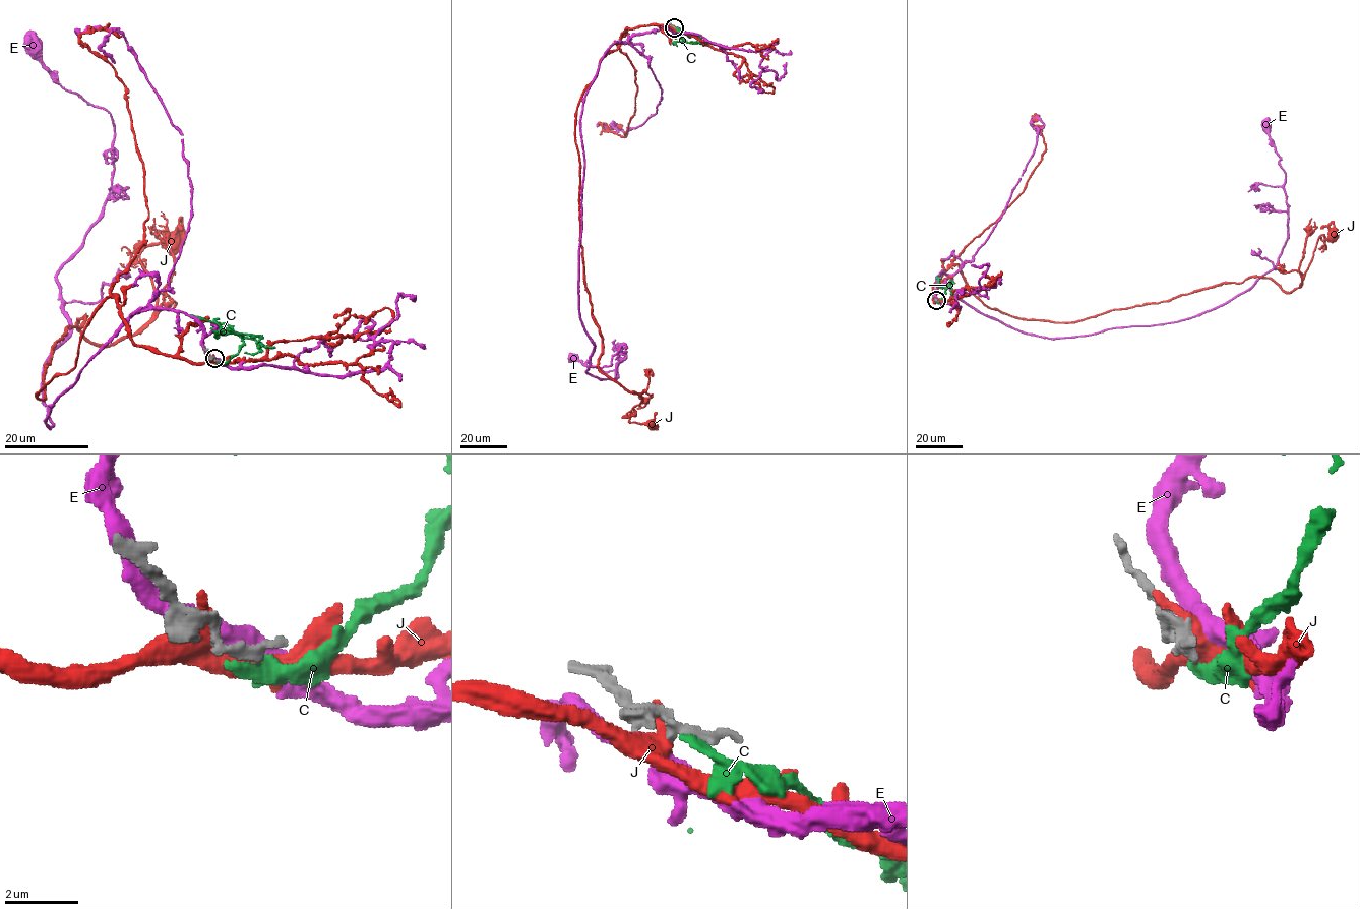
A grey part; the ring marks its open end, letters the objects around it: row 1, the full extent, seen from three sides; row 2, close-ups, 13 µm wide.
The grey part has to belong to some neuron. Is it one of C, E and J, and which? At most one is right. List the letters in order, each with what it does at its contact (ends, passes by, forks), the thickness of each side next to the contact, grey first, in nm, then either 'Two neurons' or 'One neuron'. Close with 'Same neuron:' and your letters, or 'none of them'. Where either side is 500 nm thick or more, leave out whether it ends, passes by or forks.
C: It ends there. Thickness 240 nm (grey) against 280 nm. Two neurons
E: It passes by. Thickness 320 nm (grey) against 460 nm. Two neurons
J: It passes by. Thickness 280 nm (grey) against 400 nm. Two neurons
Same neuron: none of them

